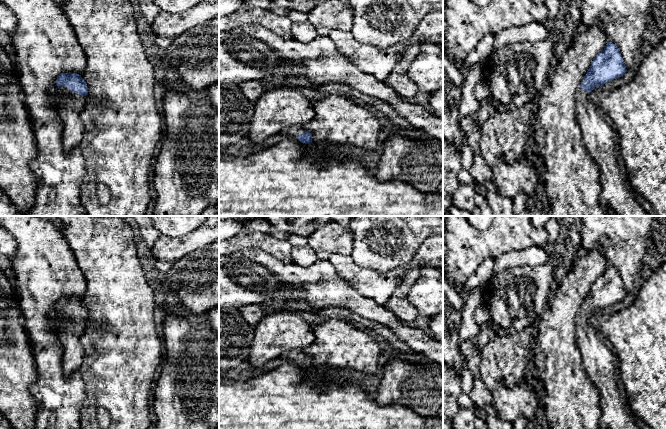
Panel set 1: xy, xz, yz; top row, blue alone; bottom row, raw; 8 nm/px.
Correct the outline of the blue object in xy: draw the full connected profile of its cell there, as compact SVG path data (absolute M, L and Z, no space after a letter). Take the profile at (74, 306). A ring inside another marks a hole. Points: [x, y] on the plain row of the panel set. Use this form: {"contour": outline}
{"contour": "M76 297L60 298L56 309L59 311L58 339L63 349L63 371L69 376L82 364L84 349L80 336L86 328L88 311L81 299Z"}

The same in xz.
{"contour": "M294 349L287 351L280 358L285 362L298 362L302 367L311 368L312 358L304 353L303 350Z"}

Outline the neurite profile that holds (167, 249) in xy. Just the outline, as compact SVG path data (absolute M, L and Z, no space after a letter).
M207 216L206 220L195 230L183 237L162 235L150 249L152 261L174 263L187 254L204 248L219 239L219 216Z

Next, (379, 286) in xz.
M443 235L428 238L406 265L388 272L378 272L355 264L351 256L333 254L328 258L337 275L350 283L359 294L384 306L402 282L405 273L417 267L431 266L443 273Z

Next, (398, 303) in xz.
M417 267L408 270L394 294L384 305L385 308L392 311L401 322L411 323L415 321L419 315L416 307L407 299L408 290L417 281L419 275L420 269Z

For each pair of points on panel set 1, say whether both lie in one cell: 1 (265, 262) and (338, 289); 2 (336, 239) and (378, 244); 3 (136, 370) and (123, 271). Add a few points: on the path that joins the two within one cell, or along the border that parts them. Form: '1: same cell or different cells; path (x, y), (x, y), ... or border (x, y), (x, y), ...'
1: same cell; path (283, 278), (309, 281), (315, 287), (320, 287)
2: different cells; border (348, 227), (352, 234), (351, 255)
3: same cell; path (123, 345), (123, 296)

